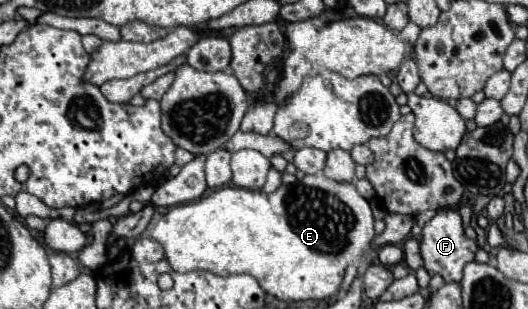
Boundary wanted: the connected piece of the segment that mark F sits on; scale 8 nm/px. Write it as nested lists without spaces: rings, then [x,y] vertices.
[[[448,207],[448,209],[440,209],[436,213],[436,217],[430,219],[424,225],[420,251],[422,251],[422,259],[424,259],[424,269],[430,275],[440,273],[446,283],[452,283],[452,281],[460,281],[462,279],[462,269],[464,269],[464,265],[468,261],[474,261],[474,253],[478,251],[478,245],[476,245],[476,241],[470,241],[464,235],[460,213],[456,209]]]

